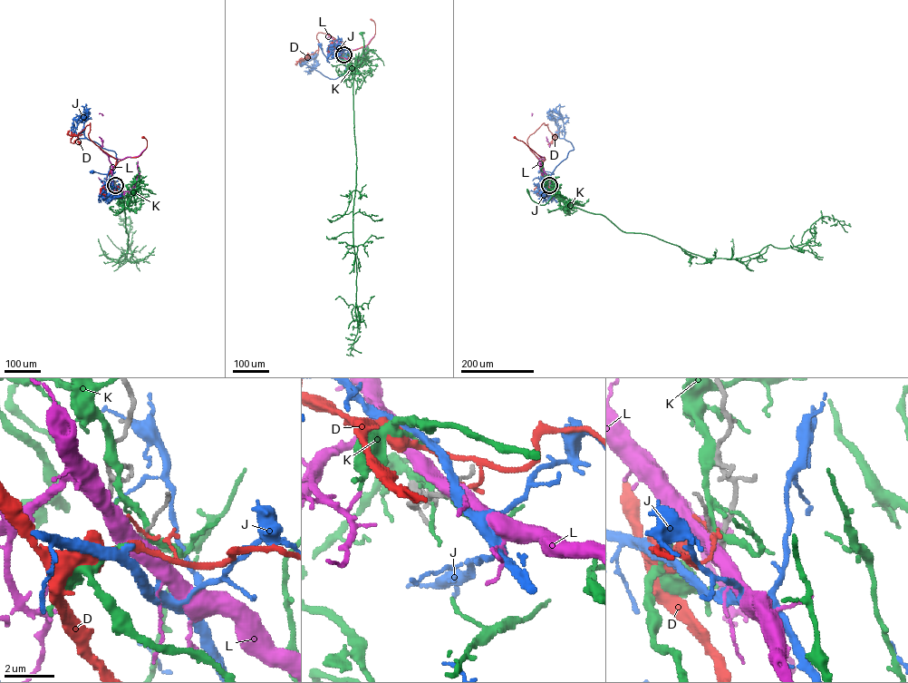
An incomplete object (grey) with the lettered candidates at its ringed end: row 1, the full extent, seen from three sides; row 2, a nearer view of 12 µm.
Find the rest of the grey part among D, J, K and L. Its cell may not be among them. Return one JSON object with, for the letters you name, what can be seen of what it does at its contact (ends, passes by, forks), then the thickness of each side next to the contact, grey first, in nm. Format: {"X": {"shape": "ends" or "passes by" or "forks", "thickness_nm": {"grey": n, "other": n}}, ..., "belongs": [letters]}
{"J": {"shape": "ends", "thickness_nm": {"grey": 130, "other": 130}}, "belongs": ["J"]}

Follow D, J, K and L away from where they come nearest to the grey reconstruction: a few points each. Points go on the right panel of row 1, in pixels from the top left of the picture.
D: (549, 185), (542, 180), (541, 173), (545, 158), (515, 137)
J: (549, 185), (545, 182), (554, 173), (539, 171)
K: (549, 185), (550, 183), (563, 198), (557, 187), (561, 184), (544, 205), (533, 201), (527, 191)
L: (549, 185), (535, 154), (549, 147), (549, 143), (532, 113)

